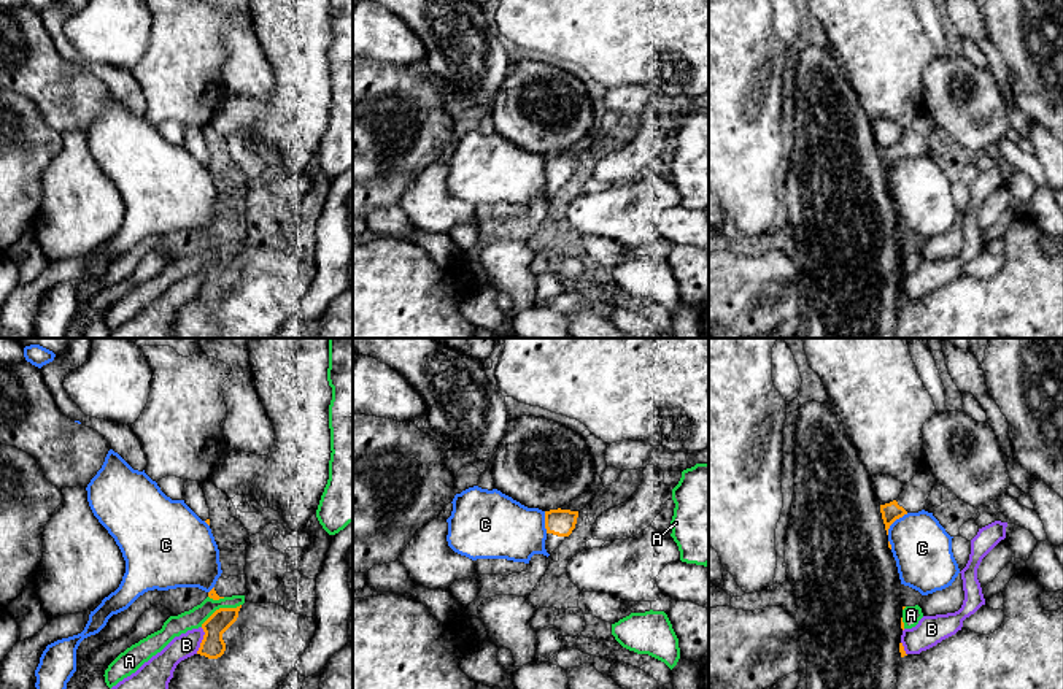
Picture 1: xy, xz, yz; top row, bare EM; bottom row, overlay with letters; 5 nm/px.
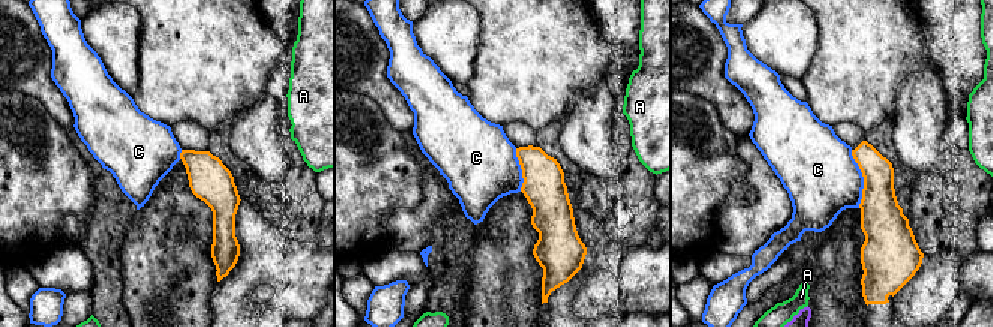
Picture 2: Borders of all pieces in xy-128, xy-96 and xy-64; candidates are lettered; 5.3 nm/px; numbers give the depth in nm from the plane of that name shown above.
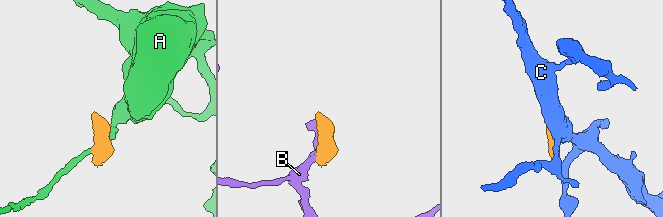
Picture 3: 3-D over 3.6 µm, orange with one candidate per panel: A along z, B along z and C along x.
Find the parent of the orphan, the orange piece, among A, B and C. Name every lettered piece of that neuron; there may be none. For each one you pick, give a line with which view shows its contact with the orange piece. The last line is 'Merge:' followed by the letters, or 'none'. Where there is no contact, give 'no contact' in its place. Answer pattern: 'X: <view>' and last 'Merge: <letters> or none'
Merge: none

